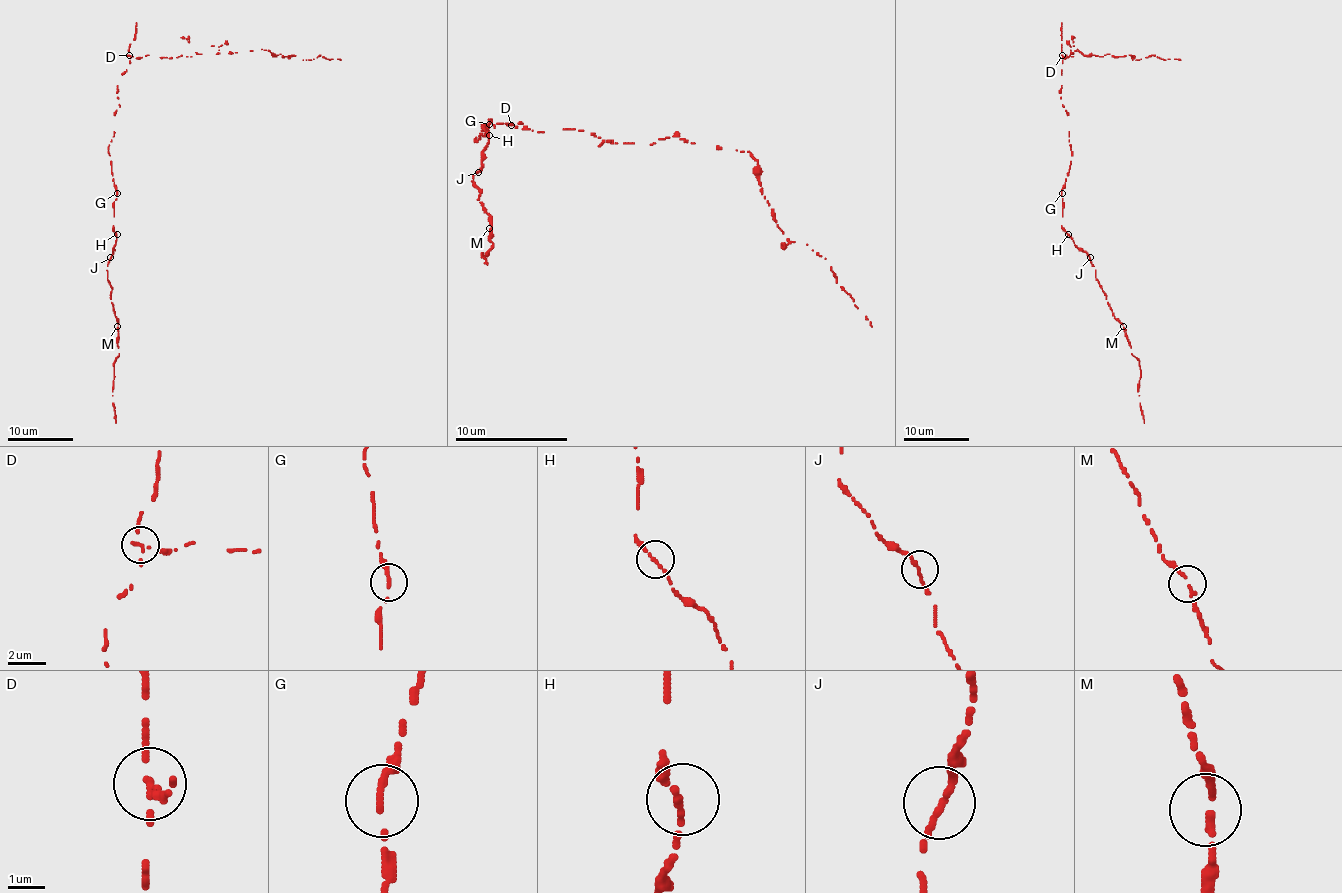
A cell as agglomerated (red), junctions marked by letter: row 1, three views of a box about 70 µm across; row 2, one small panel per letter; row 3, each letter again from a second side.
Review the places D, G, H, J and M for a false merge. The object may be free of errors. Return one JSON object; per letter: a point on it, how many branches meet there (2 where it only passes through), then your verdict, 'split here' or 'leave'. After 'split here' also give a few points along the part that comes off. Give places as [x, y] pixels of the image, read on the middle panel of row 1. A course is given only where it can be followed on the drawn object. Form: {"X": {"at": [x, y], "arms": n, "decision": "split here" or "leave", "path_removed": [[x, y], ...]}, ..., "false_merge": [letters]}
{"D": {"at": [511, 125], "arms": 2, "decision": "split here"}, "G": {"at": [489, 124], "arms": 1, "decision": "leave"}, "H": {"at": [489, 135], "arms": 2, "decision": "leave"}, "J": {"at": [478, 172], "arms": 2, "decision": "leave"}, "M": {"at": [489, 228], "arms": 2, "decision": "leave"}, "false_merge": ["D"]}

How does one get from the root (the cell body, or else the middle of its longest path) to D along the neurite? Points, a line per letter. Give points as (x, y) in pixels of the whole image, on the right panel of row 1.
D: (1062, 104), (1062, 56)

